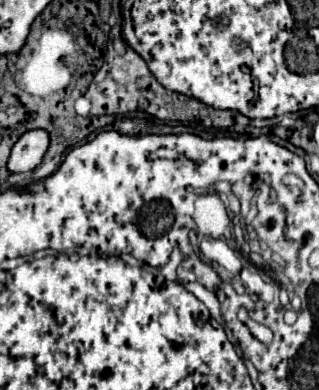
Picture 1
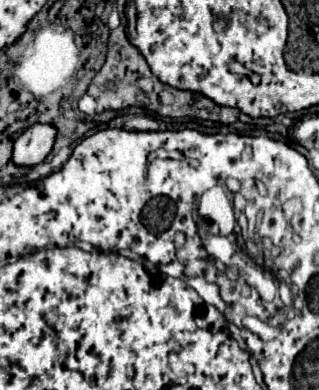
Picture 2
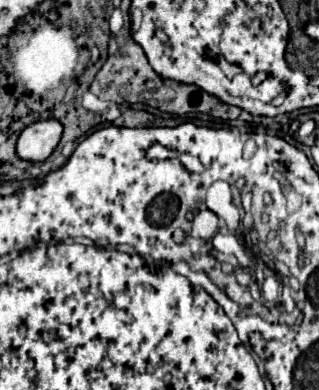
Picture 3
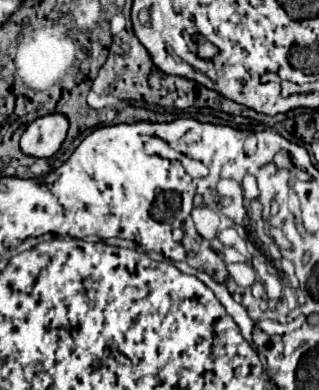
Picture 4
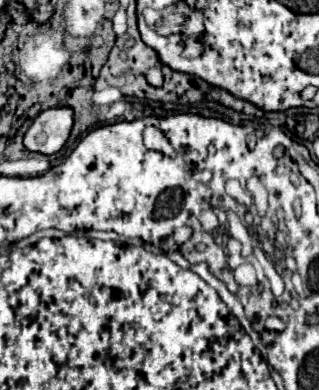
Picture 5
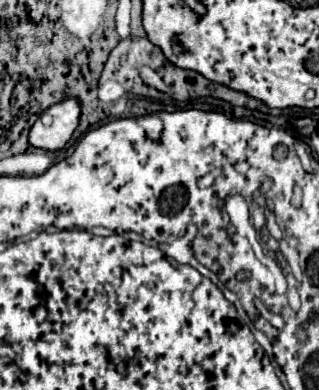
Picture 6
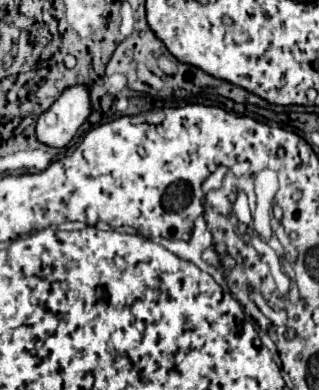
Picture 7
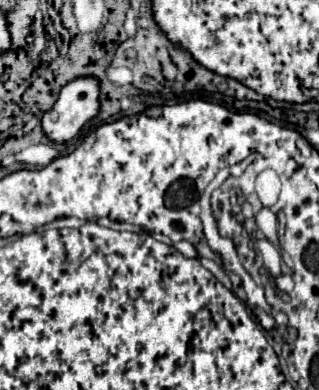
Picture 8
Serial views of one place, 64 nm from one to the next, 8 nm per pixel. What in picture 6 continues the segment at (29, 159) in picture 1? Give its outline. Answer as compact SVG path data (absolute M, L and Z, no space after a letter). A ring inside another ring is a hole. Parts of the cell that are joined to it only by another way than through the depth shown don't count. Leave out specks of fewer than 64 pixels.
M66 98L40 114L30 130L30 144L44 150L60 150L72 138L80 122L80 100Z

